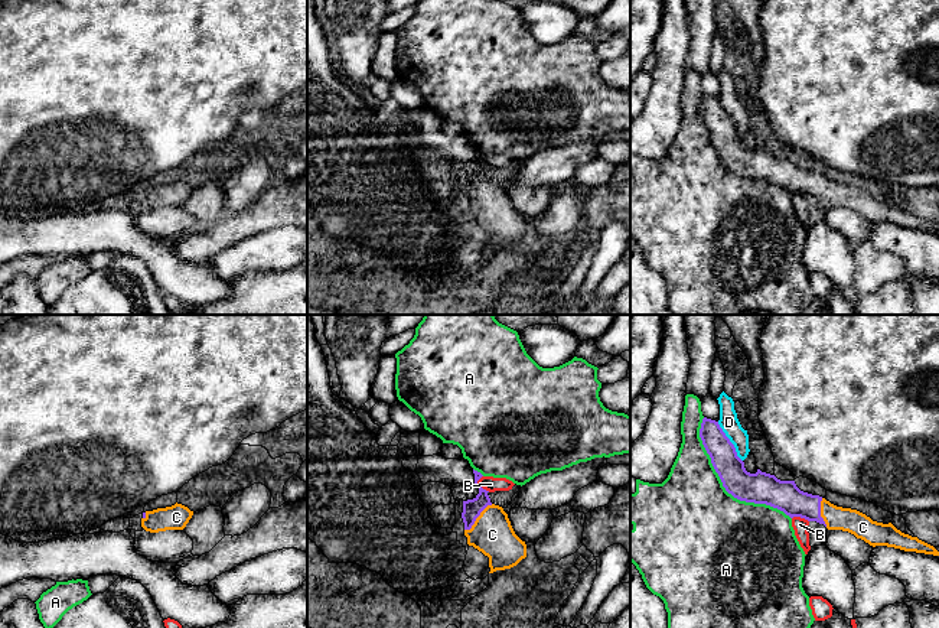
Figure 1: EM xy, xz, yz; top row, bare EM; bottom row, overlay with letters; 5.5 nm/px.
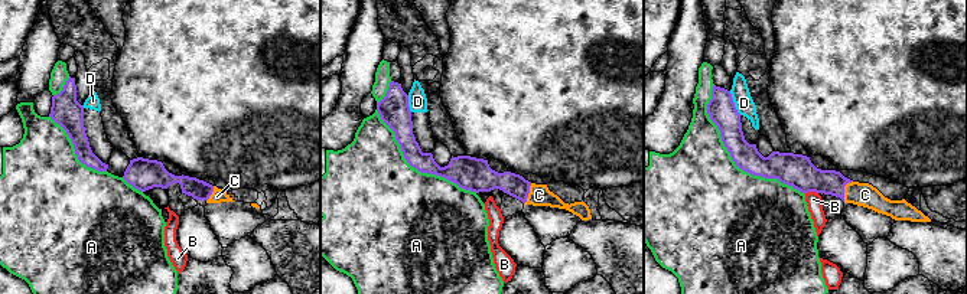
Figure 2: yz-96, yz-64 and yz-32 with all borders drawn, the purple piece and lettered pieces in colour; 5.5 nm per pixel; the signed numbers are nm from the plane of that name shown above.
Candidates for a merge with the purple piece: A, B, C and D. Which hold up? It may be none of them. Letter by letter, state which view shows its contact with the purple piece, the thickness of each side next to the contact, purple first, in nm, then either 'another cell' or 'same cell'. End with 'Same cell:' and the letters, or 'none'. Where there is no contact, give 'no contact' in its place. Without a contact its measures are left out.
A: contact in yz; calibres 180 and 480 nm; another cell
B: contact in xz; calibres 110 and 90 nm; another cell
C: contact in xz; calibres 110 and 240 nm; same cell
D: contact in yz; calibres 160 and 110 nm; another cell
Same cell: C

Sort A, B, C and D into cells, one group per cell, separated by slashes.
A / B / C / D

